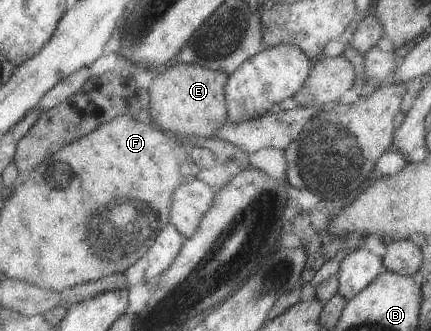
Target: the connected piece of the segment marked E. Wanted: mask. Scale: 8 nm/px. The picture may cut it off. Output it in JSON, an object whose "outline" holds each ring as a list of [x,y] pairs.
{"outline":[[[195,63],[174,64],[154,77],[147,88],[150,115],[157,127],[174,136],[212,137],[227,123],[224,86],[228,74]]]}

